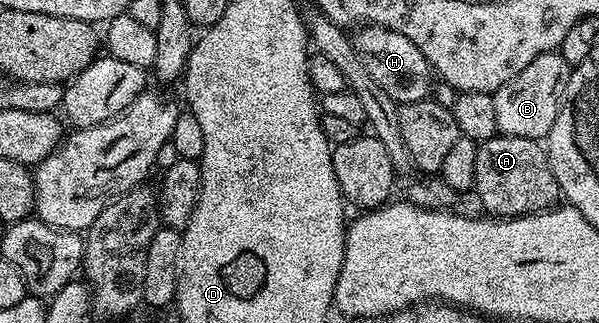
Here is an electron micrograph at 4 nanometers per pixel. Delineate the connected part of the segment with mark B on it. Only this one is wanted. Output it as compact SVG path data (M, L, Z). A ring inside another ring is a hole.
M561 50L549 51L540 53L532 65L520 69L512 81L500 85L500 89L493 92L499 132L512 137L545 140L562 108L562 96L566 94L571 70L572 65L564 61Z

